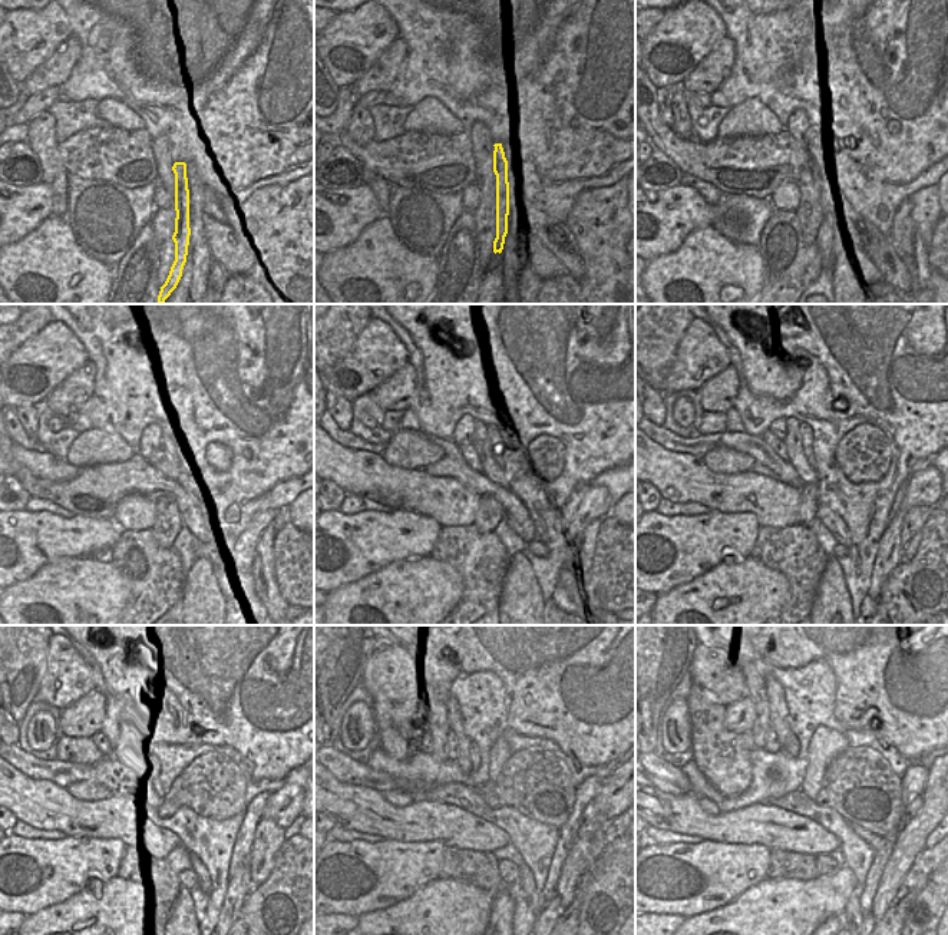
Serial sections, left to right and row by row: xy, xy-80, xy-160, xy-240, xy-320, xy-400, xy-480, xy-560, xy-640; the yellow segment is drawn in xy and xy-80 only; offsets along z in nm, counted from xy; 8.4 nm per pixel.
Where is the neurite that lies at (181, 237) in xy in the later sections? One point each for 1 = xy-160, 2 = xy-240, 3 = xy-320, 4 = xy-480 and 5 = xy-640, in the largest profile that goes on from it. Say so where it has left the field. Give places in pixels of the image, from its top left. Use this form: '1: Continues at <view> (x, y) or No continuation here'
1: Continues at xy-160 (812, 138)
2: Continues at xy-240 (162, 462)
3: Continues at xy-320 (468, 452)
4: Continues at xy-480 (121, 752)
5: Continues at xy-640 (756, 671).

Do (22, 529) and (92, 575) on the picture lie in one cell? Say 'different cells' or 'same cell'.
different cells

